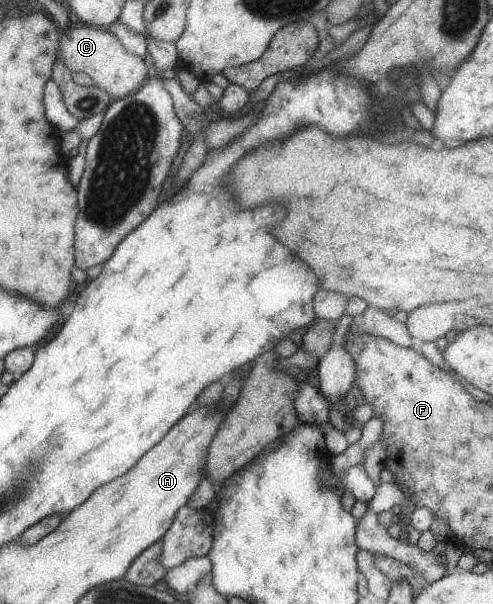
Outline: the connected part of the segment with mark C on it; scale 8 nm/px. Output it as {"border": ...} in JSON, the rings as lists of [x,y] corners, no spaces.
{"border":[[[73,20],[61,35],[61,58],[73,72],[86,72],[90,75],[95,86],[107,92],[112,100],[121,99],[128,94],[128,90],[136,90],[142,86],[146,78],[146,64],[140,57],[130,56],[116,36],[106,32],[106,28],[91,27]]]}

